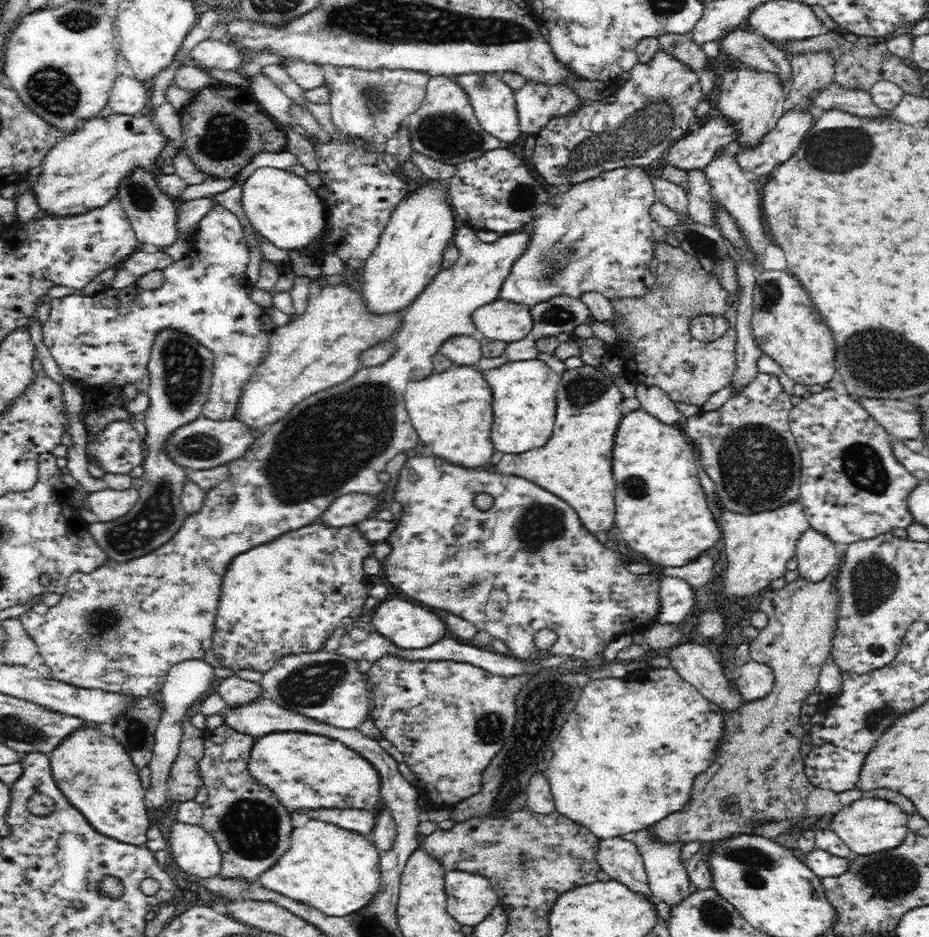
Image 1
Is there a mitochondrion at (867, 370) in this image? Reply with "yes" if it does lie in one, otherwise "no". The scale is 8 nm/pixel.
yes

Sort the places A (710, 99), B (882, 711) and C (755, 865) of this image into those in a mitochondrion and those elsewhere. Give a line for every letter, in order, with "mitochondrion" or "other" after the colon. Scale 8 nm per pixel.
A: other
B: mitochondrion
C: mitochondrion

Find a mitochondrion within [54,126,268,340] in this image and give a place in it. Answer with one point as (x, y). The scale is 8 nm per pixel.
(142, 199)

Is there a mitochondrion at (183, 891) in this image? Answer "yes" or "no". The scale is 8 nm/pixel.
no

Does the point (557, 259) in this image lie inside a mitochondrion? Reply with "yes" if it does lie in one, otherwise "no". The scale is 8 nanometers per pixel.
yes

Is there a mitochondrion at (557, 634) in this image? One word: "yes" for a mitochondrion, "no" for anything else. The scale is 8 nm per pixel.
no

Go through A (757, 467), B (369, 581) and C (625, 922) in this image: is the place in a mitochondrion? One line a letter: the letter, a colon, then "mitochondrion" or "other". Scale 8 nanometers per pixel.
A: mitochondrion
B: other
C: other

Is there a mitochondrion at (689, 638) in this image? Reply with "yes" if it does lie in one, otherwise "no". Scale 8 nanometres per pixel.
no

